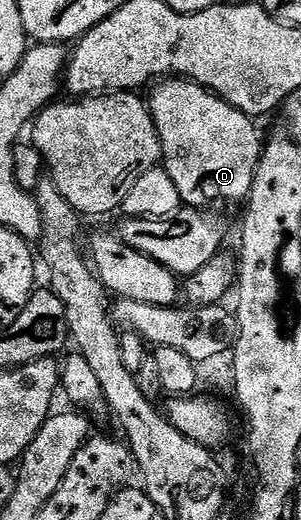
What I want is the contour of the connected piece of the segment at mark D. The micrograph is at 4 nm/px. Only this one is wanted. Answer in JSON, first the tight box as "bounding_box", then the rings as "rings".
{"bounding_box":[148,77,264,209],"rings":[[[181,77],[165,78],[156,86],[158,87],[155,91],[148,95],[148,102],[157,132],[160,133],[162,167],[175,182],[176,191],[180,193],[183,204],[204,209],[216,201],[243,202],[251,191],[264,146],[262,137],[259,137],[253,124],[253,118],[228,105],[209,88]]]}

